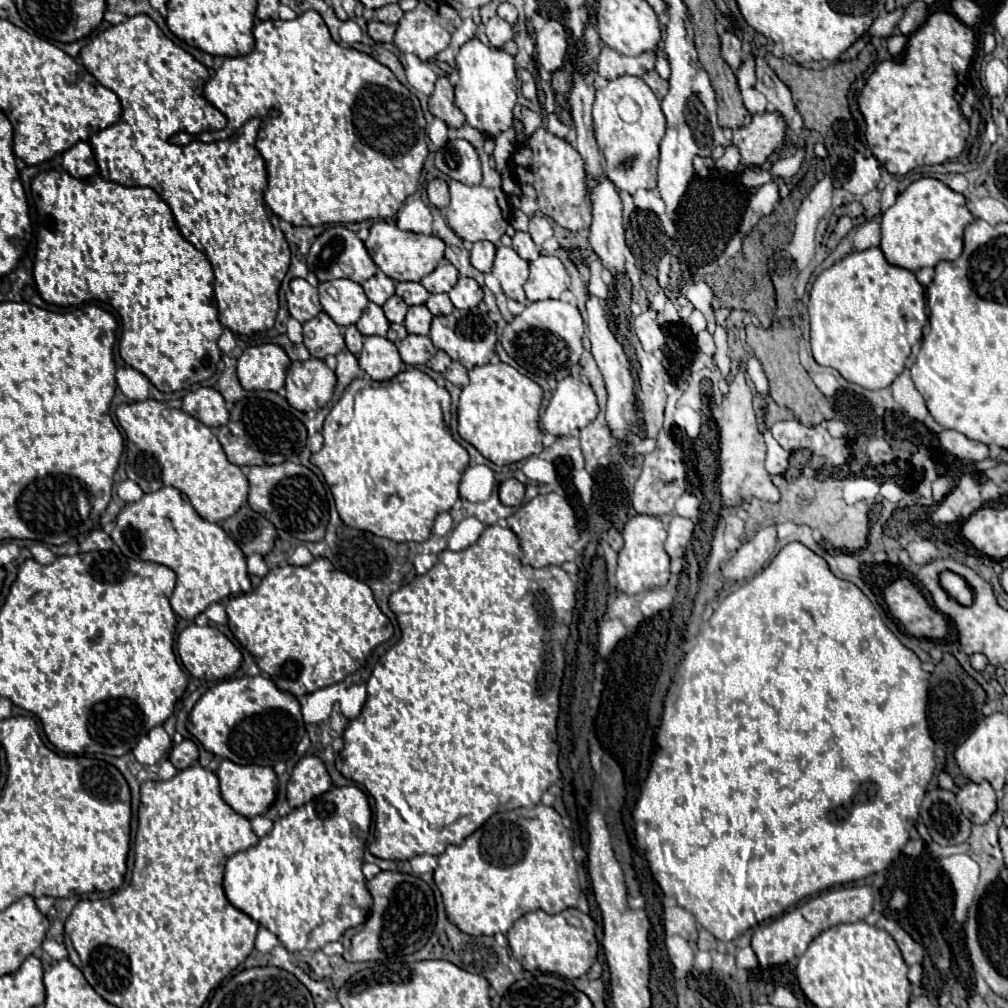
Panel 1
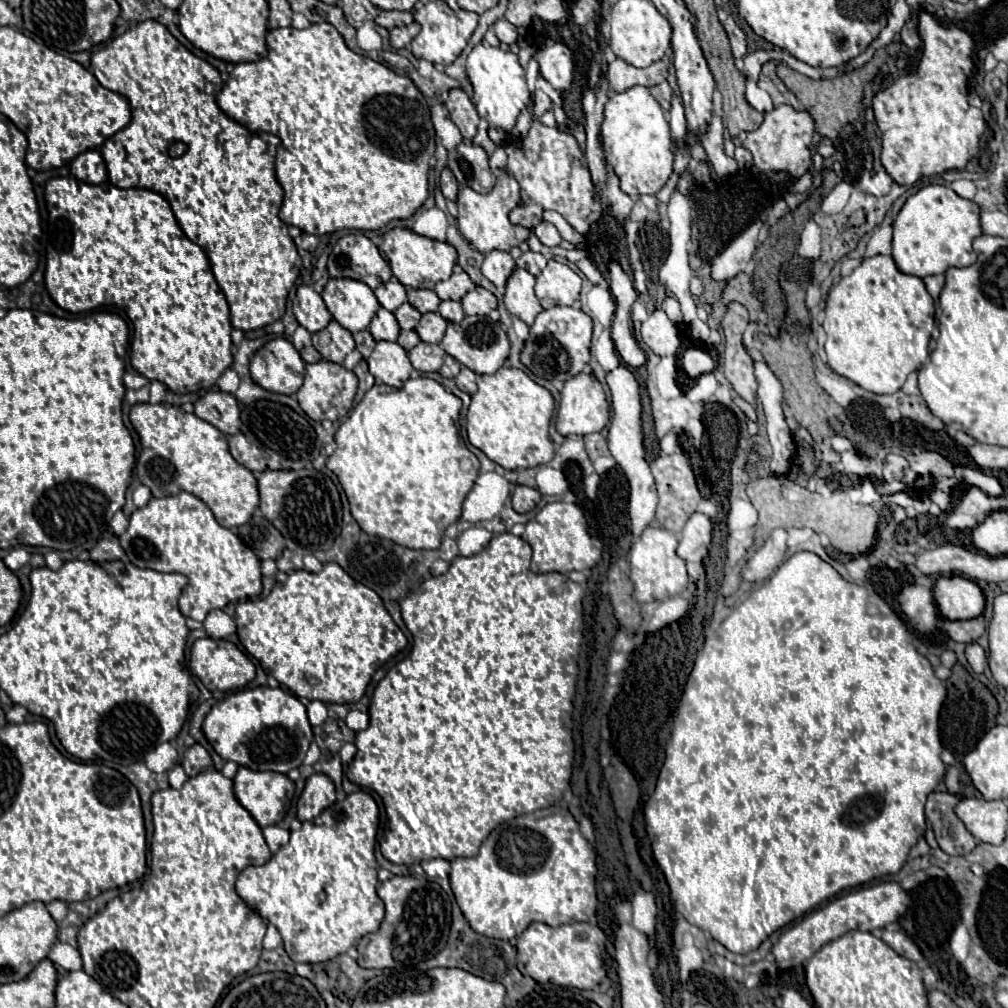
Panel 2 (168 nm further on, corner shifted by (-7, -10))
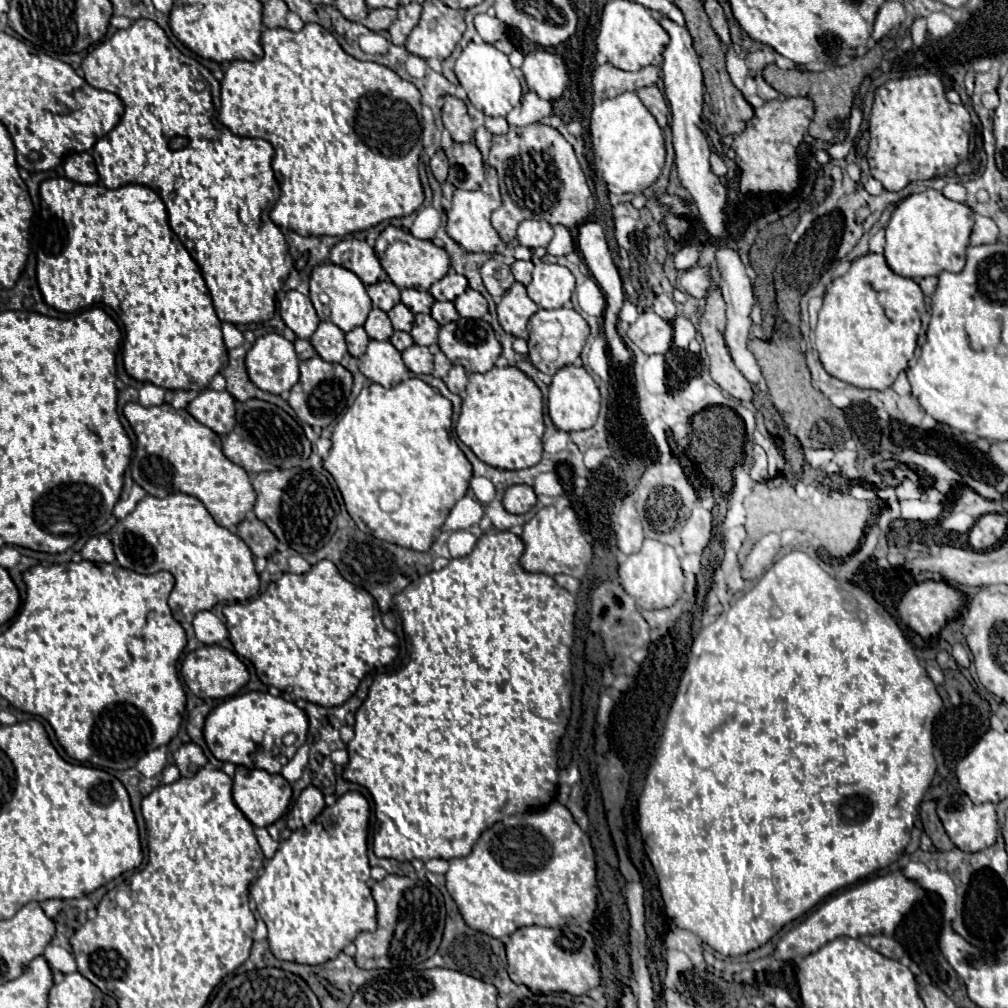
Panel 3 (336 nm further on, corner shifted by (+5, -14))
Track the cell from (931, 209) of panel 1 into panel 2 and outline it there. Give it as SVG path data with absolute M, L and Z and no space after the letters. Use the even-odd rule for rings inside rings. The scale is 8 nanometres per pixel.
M930 184L920 188L906 200L892 224L892 258L896 268L904 274L924 278L932 274L944 274L950 266L974 264L976 254L972 252L972 240L982 234L978 212L980 208L974 202L960 198L948 186Z

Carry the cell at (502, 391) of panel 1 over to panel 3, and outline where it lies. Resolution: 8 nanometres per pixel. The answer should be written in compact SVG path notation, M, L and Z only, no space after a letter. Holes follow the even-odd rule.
M494 366L484 374L470 374L456 434L482 462L494 468L522 470L536 466L542 458L544 434L544 402L540 388L516 366Z

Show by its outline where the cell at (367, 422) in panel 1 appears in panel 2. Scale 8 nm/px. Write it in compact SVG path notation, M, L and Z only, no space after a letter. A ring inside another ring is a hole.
M428 376L410 378L402 388L376 384L362 402L348 412L334 440L336 450L326 460L326 468L338 476L350 504L350 514L370 536L392 540L412 550L440 548L444 530L462 516L462 502L478 476L478 458L460 442L458 416L462 400L444 390Z

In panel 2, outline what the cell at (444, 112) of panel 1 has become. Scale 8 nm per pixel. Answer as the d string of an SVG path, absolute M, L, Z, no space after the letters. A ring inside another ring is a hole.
M450 90L444 106L450 114L450 120L460 128L462 136L466 140L472 140L476 136L476 126L478 126L480 118L478 118L474 104L466 96L466 92L464 90Z

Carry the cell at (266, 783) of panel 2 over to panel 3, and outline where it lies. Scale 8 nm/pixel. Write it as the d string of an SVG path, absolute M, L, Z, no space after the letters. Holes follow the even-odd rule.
M238 766L236 774L234 774L234 788L232 788L232 796L236 806L244 812L244 816L254 824L254 826L270 826L272 822L276 822L290 806L290 798L292 798L292 790L290 786L286 786L288 782L280 776L280 774L268 774L260 768L244 768Z

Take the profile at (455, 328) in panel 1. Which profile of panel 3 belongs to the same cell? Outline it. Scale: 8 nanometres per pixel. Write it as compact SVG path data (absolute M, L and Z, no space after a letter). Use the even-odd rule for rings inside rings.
M466 318L444 324L438 346L452 364L460 364L468 372L488 372L502 352L488 322Z

